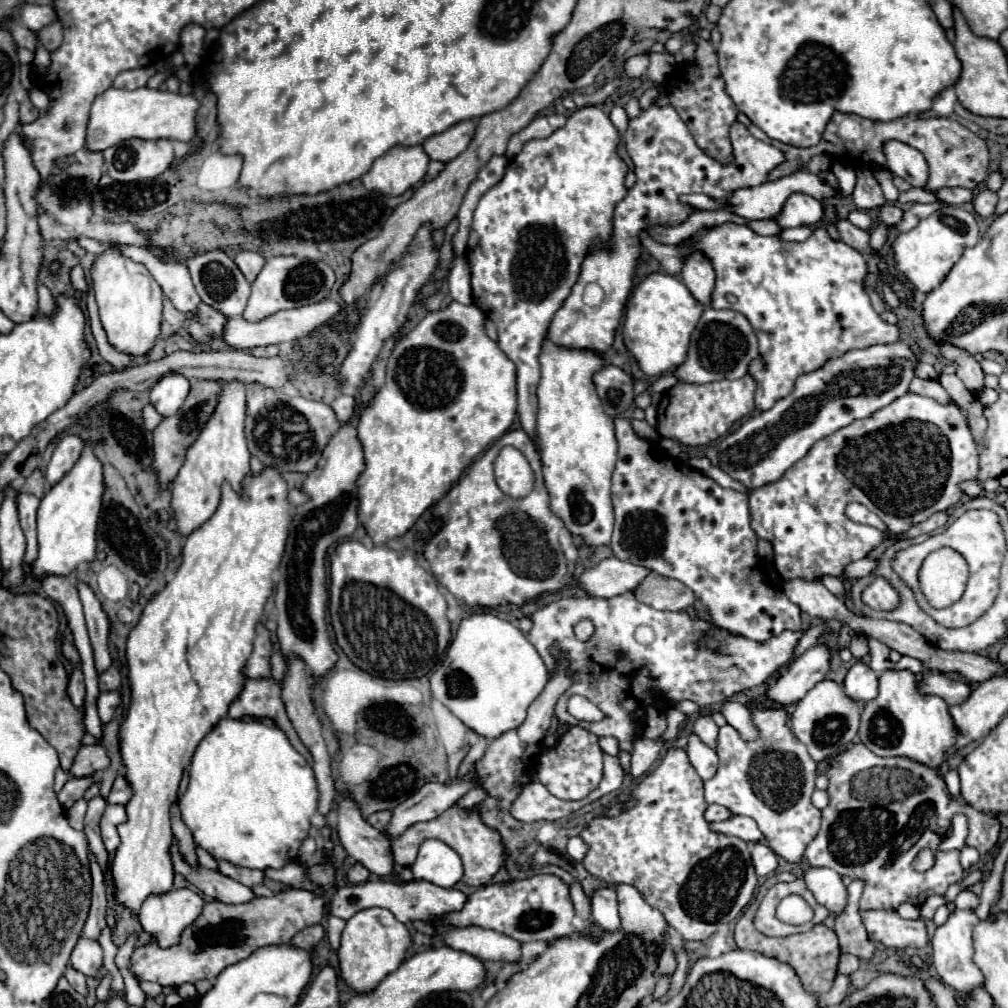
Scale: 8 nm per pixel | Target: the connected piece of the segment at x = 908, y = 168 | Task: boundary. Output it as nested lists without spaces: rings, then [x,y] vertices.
[[[886,142],[884,148],[886,154],[886,168],[904,178],[908,184],[916,186],[916,188],[926,188],[928,184],[928,164],[926,158],[922,156],[922,152],[918,152],[916,148],[910,148],[908,144],[902,142]]]

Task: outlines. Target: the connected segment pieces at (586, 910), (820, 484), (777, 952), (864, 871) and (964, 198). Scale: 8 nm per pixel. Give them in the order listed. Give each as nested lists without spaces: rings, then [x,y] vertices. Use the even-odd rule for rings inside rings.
[[[576,882],[576,884],[572,886],[572,890],[570,890],[570,898],[572,898],[572,902],[574,902],[576,912],[580,912],[584,918],[588,918],[588,916],[590,916],[590,900],[588,900],[588,896],[582,892],[582,888],[580,888],[578,882]]]
[[[908,392],[886,408],[874,412],[870,418],[854,420],[838,432],[818,440],[802,460],[784,472],[780,480],[752,490],[752,530],[756,530],[758,538],[772,542],[774,564],[782,578],[818,580],[820,576],[832,574],[844,580],[842,568],[852,560],[866,558],[866,554],[884,540],[880,530],[852,522],[846,516],[846,506],[850,502],[864,504],[888,526],[890,532],[902,534],[910,526],[930,518],[934,512],[954,508],[964,496],[960,482],[978,482],[978,472],[978,446],[970,434],[964,412],[956,404],[936,404],[934,398]]]
[[[756,900],[746,908],[746,912],[740,916],[740,920],[736,922],[736,930],[734,930],[734,938],[736,938],[736,946],[740,950],[754,950],[754,952],[762,952],[766,956],[774,956],[776,960],[788,962],[796,974],[802,980],[802,986],[808,992],[814,994],[826,994],[832,988],[832,982],[838,974],[838,958],[840,958],[840,946],[836,940],[834,930],[826,928],[824,924],[816,924],[810,932],[804,934],[792,934],[786,938],[768,938],[762,932],[758,932],[756,928],[752,928],[752,916],[756,910]]]
[[[850,744],[844,752],[840,752],[836,758],[828,760],[826,766],[826,776],[828,776],[828,796],[830,802],[822,810],[822,828],[816,836],[816,840],[806,848],[804,858],[808,860],[808,866],[818,868],[826,866],[836,870],[840,876],[848,876],[850,880],[862,880],[864,882],[864,892],[860,898],[860,908],[862,910],[896,910],[900,904],[910,902],[914,906],[922,906],[928,896],[938,894],[942,896],[950,884],[956,884],[962,880],[962,866],[960,866],[960,850],[950,850],[950,852],[938,852],[938,866],[930,868],[928,872],[914,872],[912,860],[918,854],[920,848],[936,848],[940,838],[928,824],[928,818],[924,812],[932,812],[936,818],[948,818],[952,820],[954,814],[962,812],[968,818],[970,826],[970,846],[976,846],[980,854],[990,852],[992,846],[998,840],[1000,832],[1000,822],[992,814],[982,814],[968,804],[960,804],[954,800],[948,790],[944,780],[940,778],[938,770],[926,768],[924,764],[918,764],[914,760],[906,758],[880,758],[874,756],[864,744]],[[890,770],[894,770],[894,798],[892,798],[892,782],[890,782]]]
[[[940,188],[934,192],[936,200],[942,200],[946,204],[954,204],[954,206],[960,206],[964,202],[970,202],[974,192],[972,190],[966,190],[966,188]]]

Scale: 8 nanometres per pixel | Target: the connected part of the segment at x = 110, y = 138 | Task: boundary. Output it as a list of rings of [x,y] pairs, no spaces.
[[[148,86],[136,88],[136,90],[120,90],[120,88],[108,88],[106,92],[98,94],[92,102],[88,126],[86,126],[86,150],[90,152],[104,152],[106,148],[130,140],[180,140],[190,142],[196,136],[194,128],[194,116],[200,102],[188,94],[172,94],[172,92],[160,92],[152,90]]]

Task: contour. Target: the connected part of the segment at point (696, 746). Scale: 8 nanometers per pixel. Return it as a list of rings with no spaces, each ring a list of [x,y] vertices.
[[[690,736],[688,738],[688,746],[686,746],[686,754],[690,764],[694,766],[694,770],[700,774],[702,780],[708,780],[710,776],[714,776],[716,766],[718,766],[718,756],[712,748],[706,748],[706,744],[702,744],[698,740],[698,736]]]

